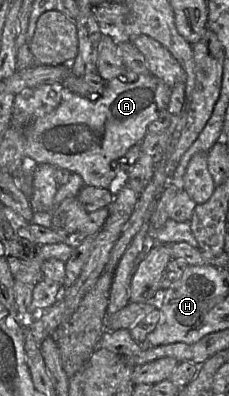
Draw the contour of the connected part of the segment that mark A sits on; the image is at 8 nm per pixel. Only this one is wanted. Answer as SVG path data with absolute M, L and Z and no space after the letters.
M126 69L119 76L105 82L103 93L96 100L90 100L88 97L84 97L75 93L66 93L64 99L53 111L36 119L25 127L23 132L24 155L25 157L32 159L37 164L50 164L59 168L67 169L71 173L76 173L82 177L84 184L87 186L107 189L117 177L120 177L121 169L118 166L119 159L126 154L128 149L130 149L133 145L139 144L144 139L147 134L149 124L158 118L162 110L167 109L170 100L171 90L172 88L168 87L161 79L157 78L151 73L137 74Z

